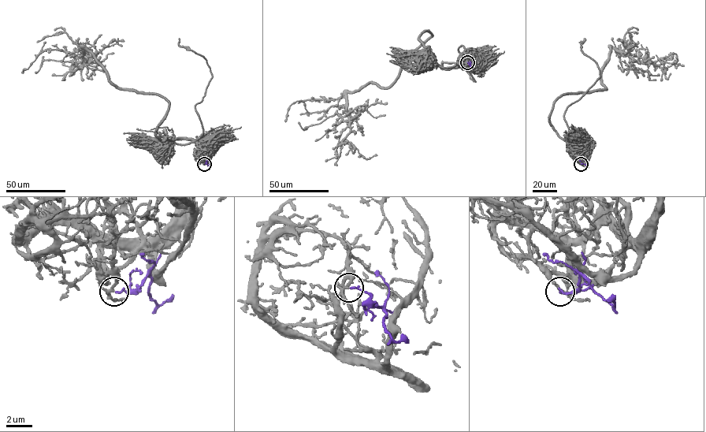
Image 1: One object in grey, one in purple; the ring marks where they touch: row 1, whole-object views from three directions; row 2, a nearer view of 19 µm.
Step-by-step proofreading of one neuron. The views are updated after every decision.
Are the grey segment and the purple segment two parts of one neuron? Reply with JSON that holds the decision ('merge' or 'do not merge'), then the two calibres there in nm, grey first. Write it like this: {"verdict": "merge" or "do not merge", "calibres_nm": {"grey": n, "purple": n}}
{"verdict": "do not merge", "calibres_nm": {"grey": 220, "purple": 130}}

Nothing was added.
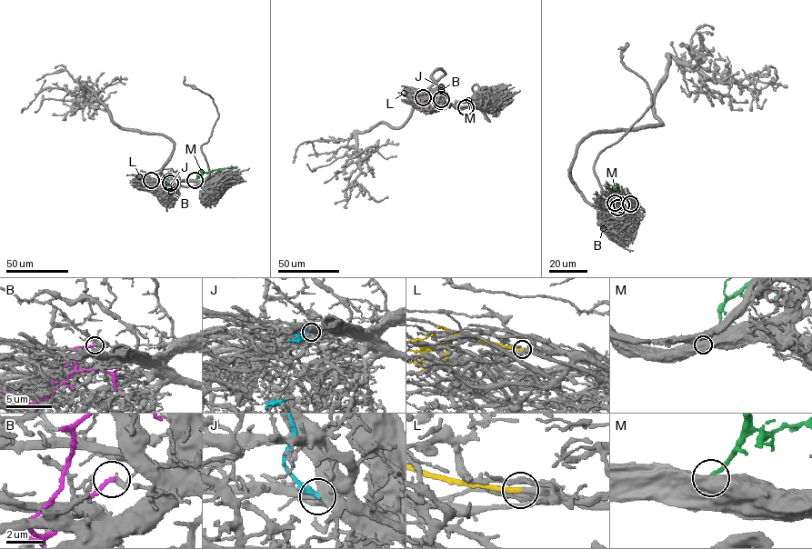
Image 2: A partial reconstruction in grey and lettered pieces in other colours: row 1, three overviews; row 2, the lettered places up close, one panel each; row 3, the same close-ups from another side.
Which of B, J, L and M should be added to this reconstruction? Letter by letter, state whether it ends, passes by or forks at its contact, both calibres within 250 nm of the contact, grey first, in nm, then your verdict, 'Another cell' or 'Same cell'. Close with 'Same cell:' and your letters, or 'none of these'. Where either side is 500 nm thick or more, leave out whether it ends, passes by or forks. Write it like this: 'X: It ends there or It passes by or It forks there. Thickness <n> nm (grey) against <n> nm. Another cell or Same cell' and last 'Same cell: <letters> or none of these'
B: It ends there. Thickness 300 nm (grey) against 220 nm. Another cell
J: Thickness 700 nm (grey) against 300 nm. Another cell
L: It ends there. Thickness 300 nm (grey) against 320 nm. Same cell
M: Thickness 850 nm (grey) against 220 nm. Same cell
Same cell: L, M

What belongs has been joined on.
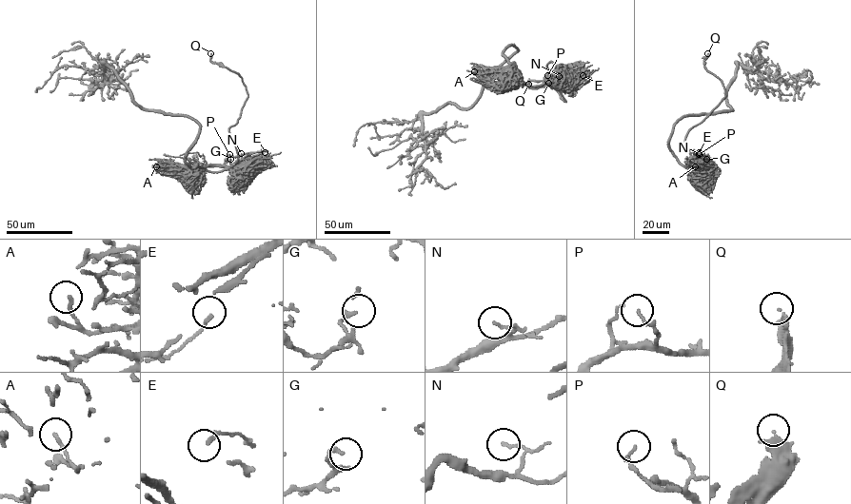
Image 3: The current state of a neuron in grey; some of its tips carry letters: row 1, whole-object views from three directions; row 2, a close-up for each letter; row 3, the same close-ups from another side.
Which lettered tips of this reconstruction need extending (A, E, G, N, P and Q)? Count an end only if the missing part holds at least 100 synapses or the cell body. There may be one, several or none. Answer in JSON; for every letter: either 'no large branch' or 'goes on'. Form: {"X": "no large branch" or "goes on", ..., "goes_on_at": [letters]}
{"A": "no large branch", "E": "no large branch", "G": "no large branch", "N": "no large branch", "P": "no large branch", "Q": "goes on", "goes_on_at": ["Q"]}

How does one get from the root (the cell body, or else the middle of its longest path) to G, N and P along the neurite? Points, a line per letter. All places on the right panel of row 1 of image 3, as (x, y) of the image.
G: (671, 135), (669, 148), (685, 167), (686, 164), (710, 165), (706, 159)
N: (671, 135), (669, 148), (685, 167), (686, 164), (702, 167), (711, 164), (700, 153)
P: (671, 135), (669, 148), (685, 167), (686, 164), (702, 167), (711, 164), (699, 154)

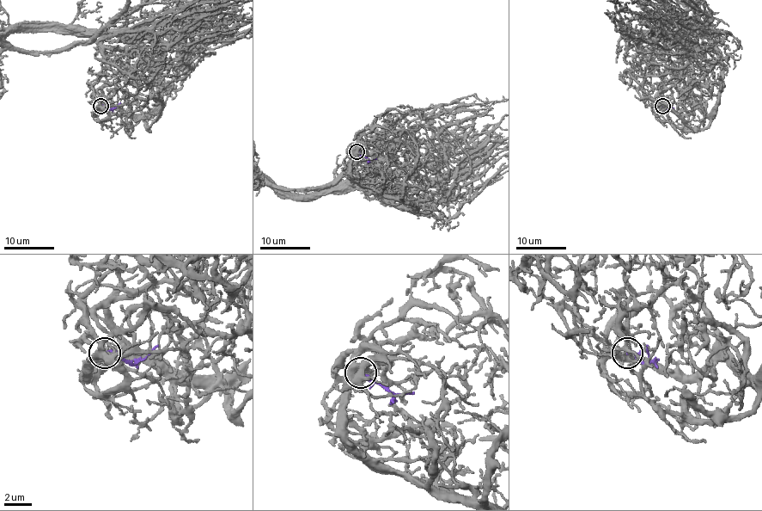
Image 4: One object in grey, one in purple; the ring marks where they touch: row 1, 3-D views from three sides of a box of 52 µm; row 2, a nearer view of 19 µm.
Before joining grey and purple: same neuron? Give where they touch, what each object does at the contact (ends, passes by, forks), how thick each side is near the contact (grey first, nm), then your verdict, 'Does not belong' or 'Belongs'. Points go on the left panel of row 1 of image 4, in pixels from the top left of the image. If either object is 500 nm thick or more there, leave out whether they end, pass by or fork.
Place: (100, 106). At the ring grey forks. At the ring purple passes by. Thickness 300 nm (grey) against 160 nm. Belongs

